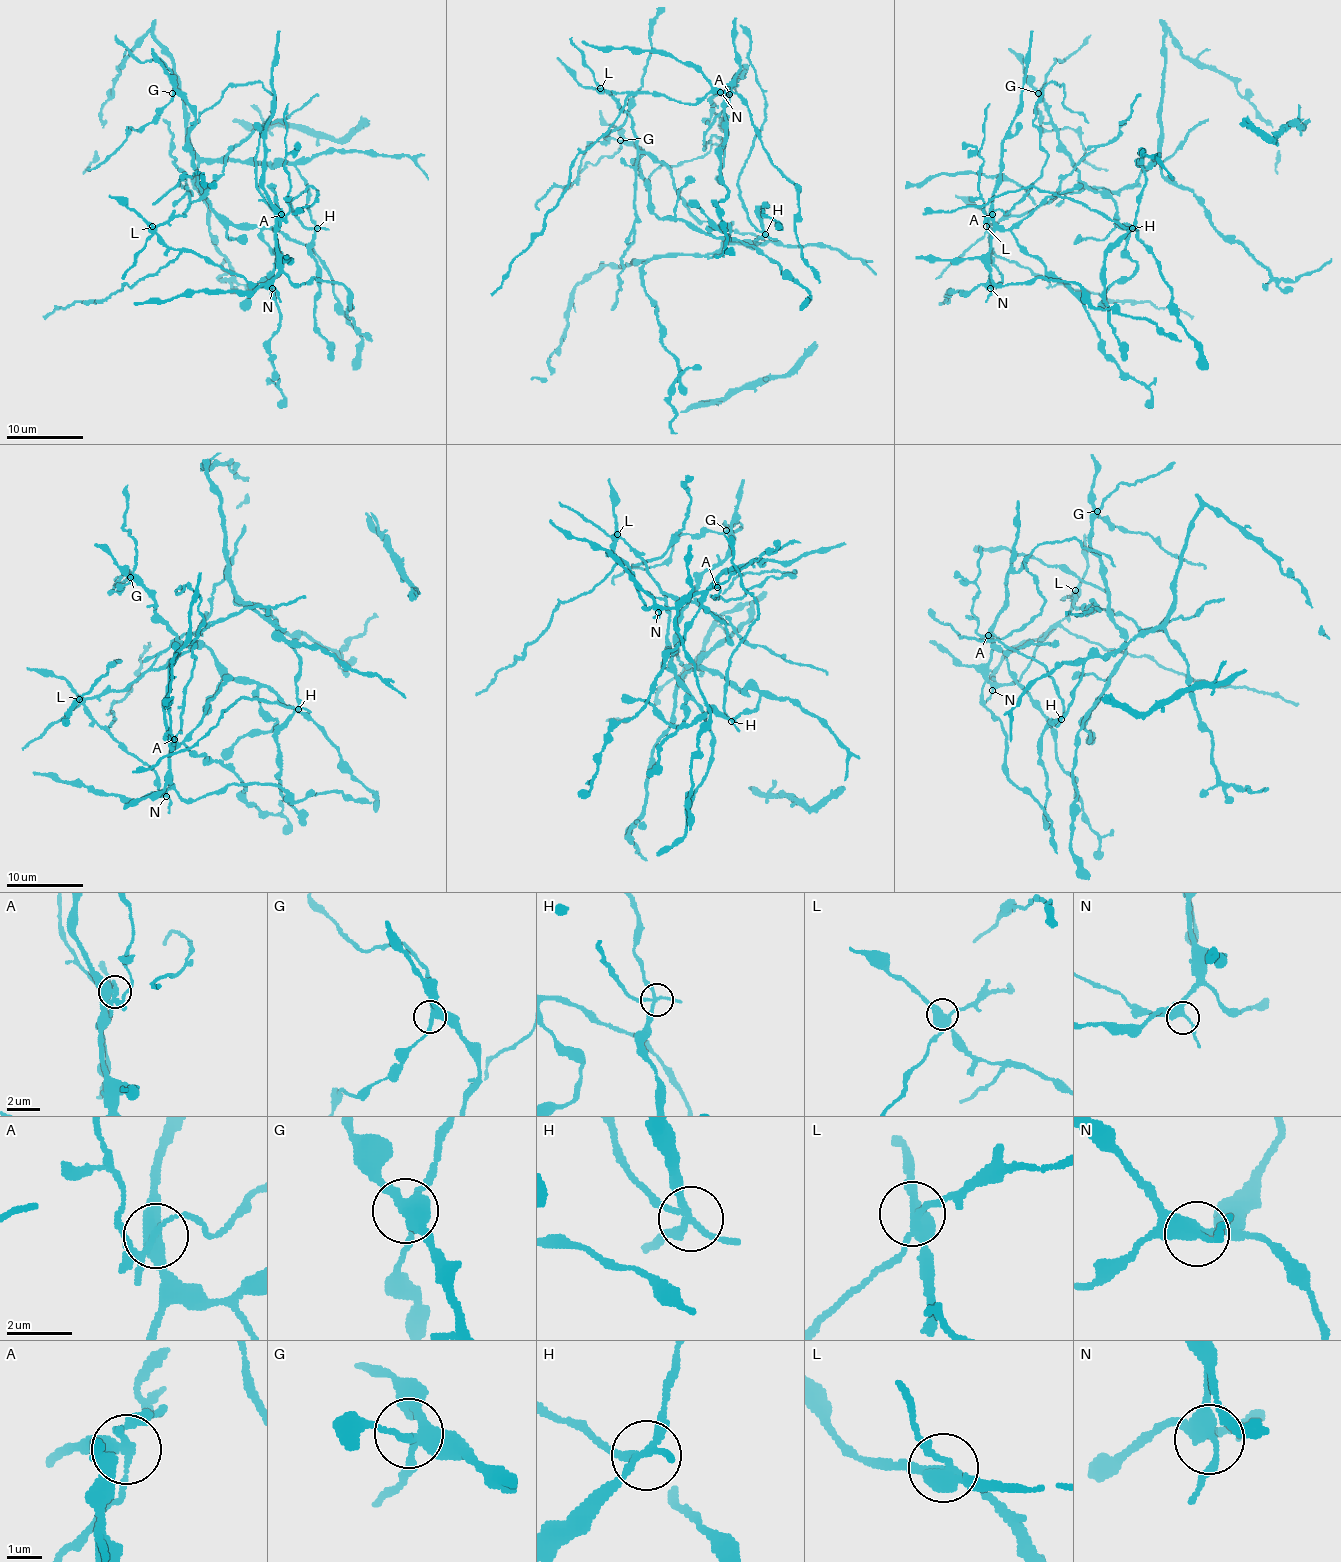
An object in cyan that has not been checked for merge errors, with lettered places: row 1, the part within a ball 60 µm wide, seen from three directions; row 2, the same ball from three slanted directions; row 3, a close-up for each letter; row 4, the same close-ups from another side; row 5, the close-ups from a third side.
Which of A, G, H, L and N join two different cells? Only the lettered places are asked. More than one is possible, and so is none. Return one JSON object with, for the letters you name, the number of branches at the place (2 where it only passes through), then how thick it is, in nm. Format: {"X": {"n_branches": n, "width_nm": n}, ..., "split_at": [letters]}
{"A": {"n_branches": 5, "width_nm": 360}, "H": {"n_branches": 4, "width_nm": 180}, "L": {"n_branches": 4, "width_nm": 360}, "split_at": ["A", "H", "L"]}

